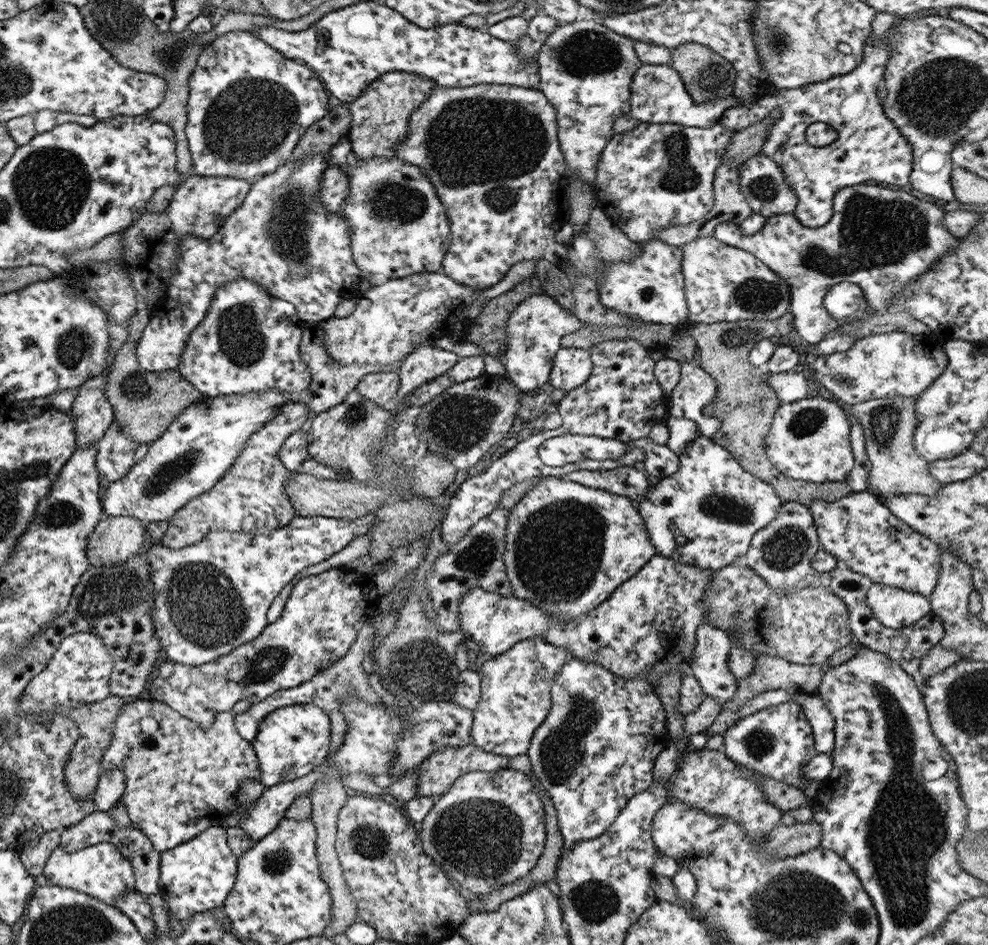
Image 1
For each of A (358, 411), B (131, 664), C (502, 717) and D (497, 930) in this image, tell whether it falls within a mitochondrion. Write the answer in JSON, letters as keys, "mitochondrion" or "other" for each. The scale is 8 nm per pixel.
{"A":"mitochondrion","B":"other","C":"other","D":"other"}

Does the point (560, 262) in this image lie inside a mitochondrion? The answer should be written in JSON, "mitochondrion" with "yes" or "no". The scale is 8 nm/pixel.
{"mitochondrion":"no"}

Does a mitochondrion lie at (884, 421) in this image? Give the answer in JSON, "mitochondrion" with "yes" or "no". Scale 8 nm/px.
{"mitochondrion":"yes"}

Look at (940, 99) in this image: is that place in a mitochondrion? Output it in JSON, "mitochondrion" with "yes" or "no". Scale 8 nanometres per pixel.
{"mitochondrion":"yes"}

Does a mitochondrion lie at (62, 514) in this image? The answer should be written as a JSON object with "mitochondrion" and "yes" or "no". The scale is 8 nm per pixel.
{"mitochondrion":"yes"}

